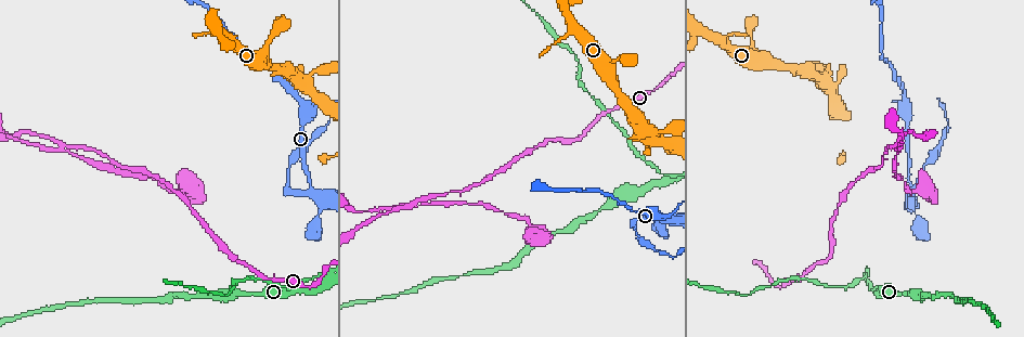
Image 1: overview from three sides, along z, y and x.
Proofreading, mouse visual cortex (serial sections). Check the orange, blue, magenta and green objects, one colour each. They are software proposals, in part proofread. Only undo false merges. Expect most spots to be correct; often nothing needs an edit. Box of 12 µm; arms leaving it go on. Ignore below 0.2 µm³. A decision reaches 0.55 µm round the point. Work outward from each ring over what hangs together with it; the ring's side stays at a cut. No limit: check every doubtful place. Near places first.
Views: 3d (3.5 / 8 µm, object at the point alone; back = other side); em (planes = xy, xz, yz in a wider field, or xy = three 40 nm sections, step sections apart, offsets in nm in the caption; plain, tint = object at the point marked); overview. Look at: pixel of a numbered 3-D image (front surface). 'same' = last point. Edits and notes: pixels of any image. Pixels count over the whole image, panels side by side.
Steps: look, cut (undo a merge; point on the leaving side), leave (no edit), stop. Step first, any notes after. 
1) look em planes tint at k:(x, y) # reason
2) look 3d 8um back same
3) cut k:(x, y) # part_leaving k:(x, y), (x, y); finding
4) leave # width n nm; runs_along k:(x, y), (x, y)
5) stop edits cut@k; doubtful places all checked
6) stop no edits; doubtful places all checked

look 3d 3.5um at 1:(666, 180) # abrupt turn

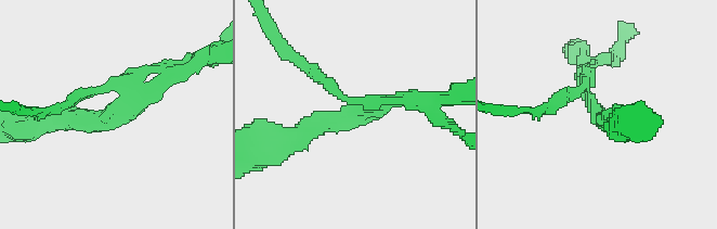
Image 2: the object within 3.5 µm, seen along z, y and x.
look em xy step 1 tint at 2:(353, 112) # arms 3; arm_widths 150, 150, 300 nm

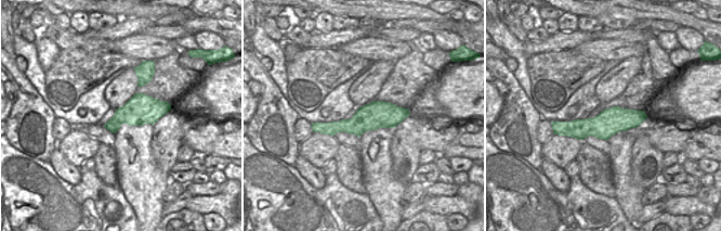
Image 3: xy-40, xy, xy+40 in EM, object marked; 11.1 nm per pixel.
cut 2:(329, 85) # a second cell is stuck on

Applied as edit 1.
look overview

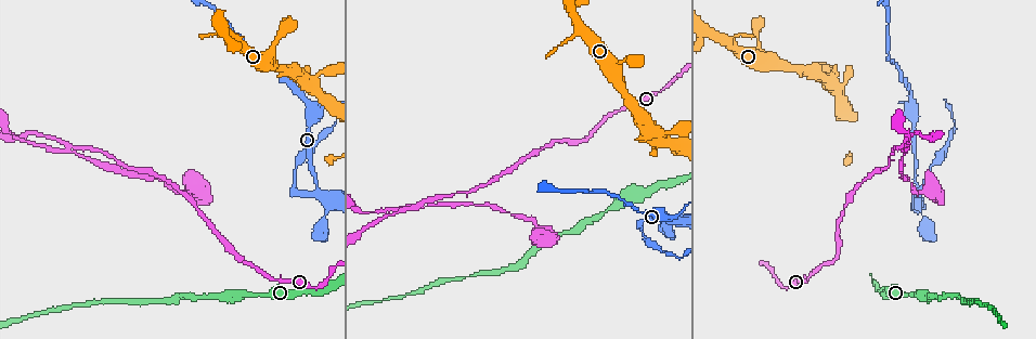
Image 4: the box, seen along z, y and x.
look 3d 3.5um at 4:(315, 191) # arms part here

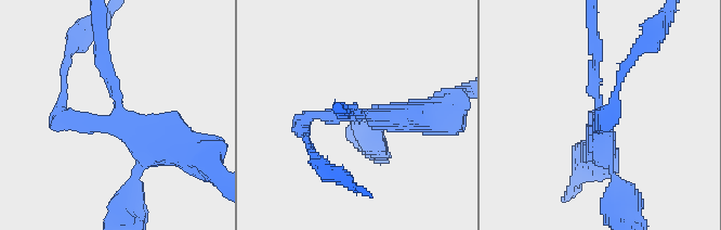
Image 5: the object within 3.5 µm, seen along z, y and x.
look em xy step 3 tint at 5:(119, 115) # arms 3; arm_widths 150, 200, 300 nm; now the EM

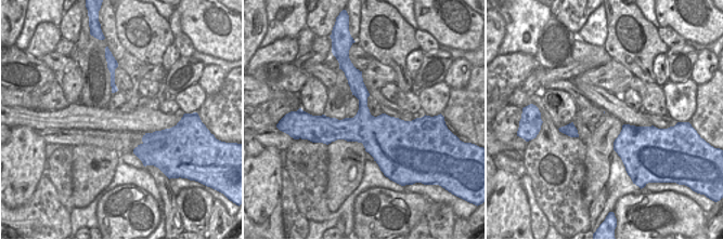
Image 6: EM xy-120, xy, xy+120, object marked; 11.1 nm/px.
leave # runs_along 5:(101, 43), (118, 114), (144, 144), (138, 174); continuous, no second cell

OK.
look 3d 3.5um at 4:(641, 229) # a narrow waist

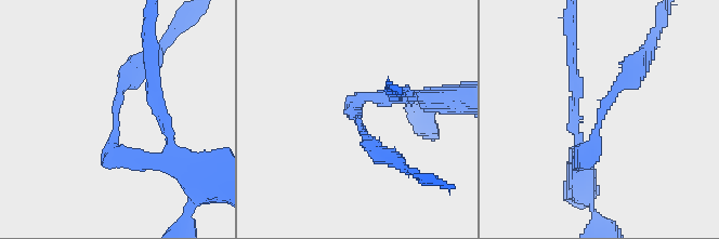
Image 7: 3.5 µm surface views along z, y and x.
look em xy step 5 tint at 7:(602, 116) # arm_widths 200, 200 nm; now the EM

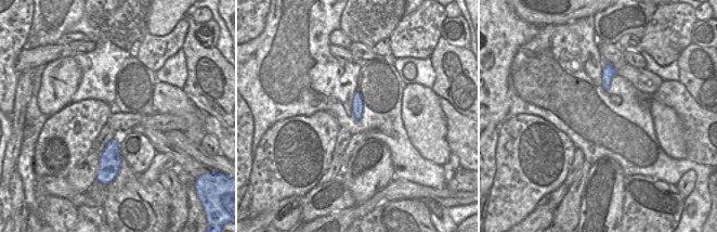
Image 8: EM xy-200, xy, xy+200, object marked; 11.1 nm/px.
leave # all the same cell

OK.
look 3d 8um back at 4:(69, 149) # four-way junction

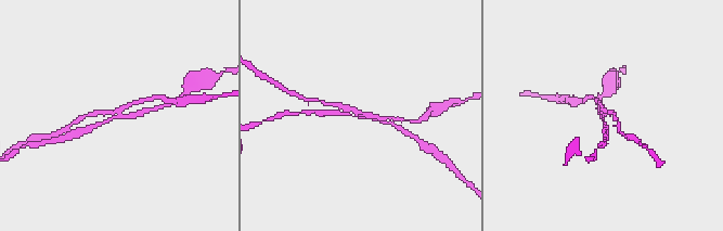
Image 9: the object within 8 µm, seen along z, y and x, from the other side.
look em xy step 5 tint at 9:(358, 114) # arms 4; arm_widths 150, 150, 200, 200 nm; need the tissue

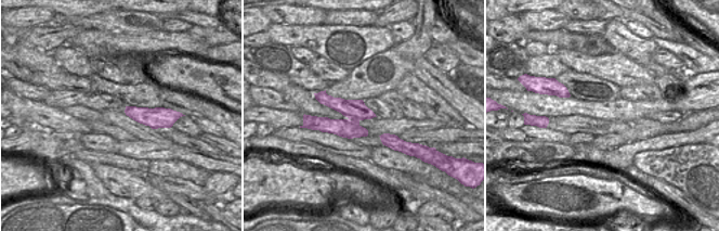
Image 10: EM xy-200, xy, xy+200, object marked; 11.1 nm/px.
cut 9:(140, 113) # part_leaving 9:(117, 115), (87, 131), (76, 133); a second cell is stuck on

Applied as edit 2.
stop edits cut@2, cut@9; doubtful places all checked

